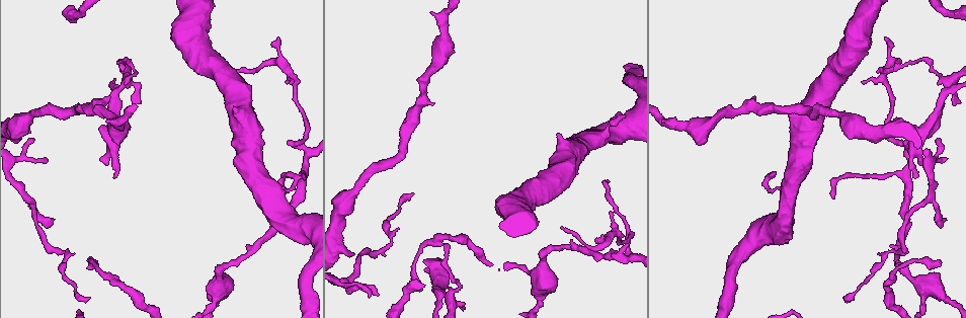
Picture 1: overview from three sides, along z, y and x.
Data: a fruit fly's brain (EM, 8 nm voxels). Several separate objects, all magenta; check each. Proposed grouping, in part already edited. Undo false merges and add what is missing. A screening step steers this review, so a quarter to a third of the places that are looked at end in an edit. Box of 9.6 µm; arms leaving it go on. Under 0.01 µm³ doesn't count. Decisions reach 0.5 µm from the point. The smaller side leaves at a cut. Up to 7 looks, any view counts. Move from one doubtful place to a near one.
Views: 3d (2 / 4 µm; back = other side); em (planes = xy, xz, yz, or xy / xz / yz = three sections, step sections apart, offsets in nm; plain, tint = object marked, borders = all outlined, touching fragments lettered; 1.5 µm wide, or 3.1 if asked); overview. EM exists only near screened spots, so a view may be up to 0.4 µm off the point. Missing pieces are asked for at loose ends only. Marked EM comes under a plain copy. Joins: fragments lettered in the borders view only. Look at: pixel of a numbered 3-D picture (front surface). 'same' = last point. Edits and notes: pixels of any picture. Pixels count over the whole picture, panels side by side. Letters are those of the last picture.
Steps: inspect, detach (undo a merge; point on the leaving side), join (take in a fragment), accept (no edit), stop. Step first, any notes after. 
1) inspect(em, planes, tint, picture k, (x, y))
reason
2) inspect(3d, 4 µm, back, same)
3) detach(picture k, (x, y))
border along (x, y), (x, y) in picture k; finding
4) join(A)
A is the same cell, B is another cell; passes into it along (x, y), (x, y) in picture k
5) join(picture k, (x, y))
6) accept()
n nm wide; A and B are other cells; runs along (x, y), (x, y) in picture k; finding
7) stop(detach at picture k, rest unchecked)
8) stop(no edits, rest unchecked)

inspect(em, planes, borders, picture 1, (295, 143))
abrupt turn

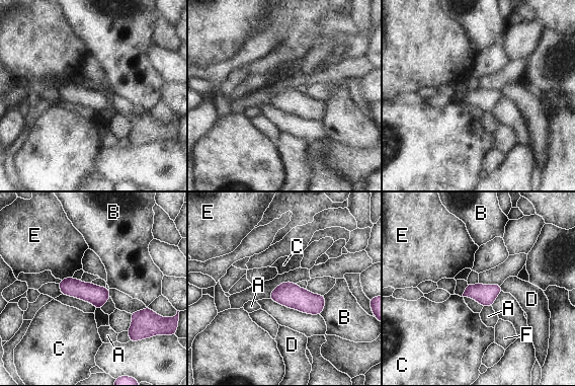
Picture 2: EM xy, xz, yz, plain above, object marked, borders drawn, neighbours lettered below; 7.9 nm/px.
accept()
A, B, C, D, E and F are other cells; border along (71, 276), (61, 280) in picture 2; continuous, no second neuron

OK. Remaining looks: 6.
inspect(em, xz, step 8, tint, picture 1, (605, 237))
free end

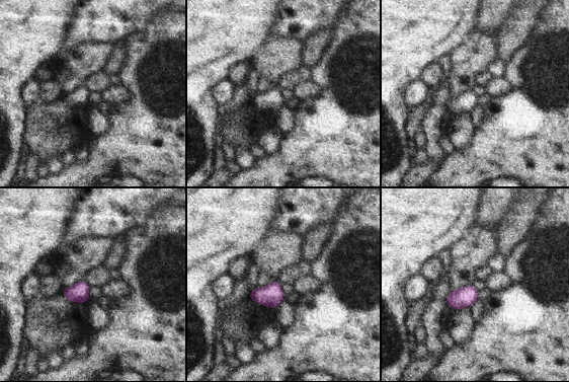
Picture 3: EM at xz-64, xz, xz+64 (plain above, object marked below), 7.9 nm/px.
inspect(em, yz, step 8, borders, same)
cut it another way

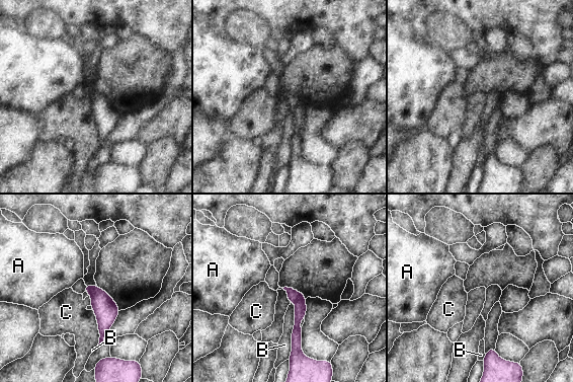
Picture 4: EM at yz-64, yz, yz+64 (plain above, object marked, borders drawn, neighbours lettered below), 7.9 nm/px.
accept()
A, B and C are other cells; border along (296, 300), (292, 352), (289, 360) in picture 4; none of them fits

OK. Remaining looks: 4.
inspect(em, planes, borders, picture 1, (940, 139))
free end

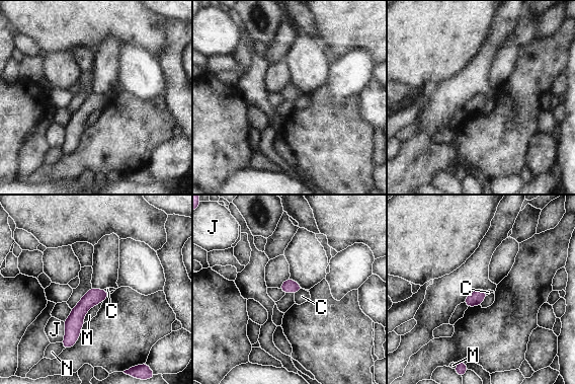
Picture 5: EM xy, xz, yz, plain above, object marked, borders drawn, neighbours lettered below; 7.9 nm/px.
accept()
C, J, M and N are other cells; runs along (105, 294), (77, 314), (66, 344) in picture 5; none of them fits

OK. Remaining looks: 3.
stop(no edits, rest unchecked)

